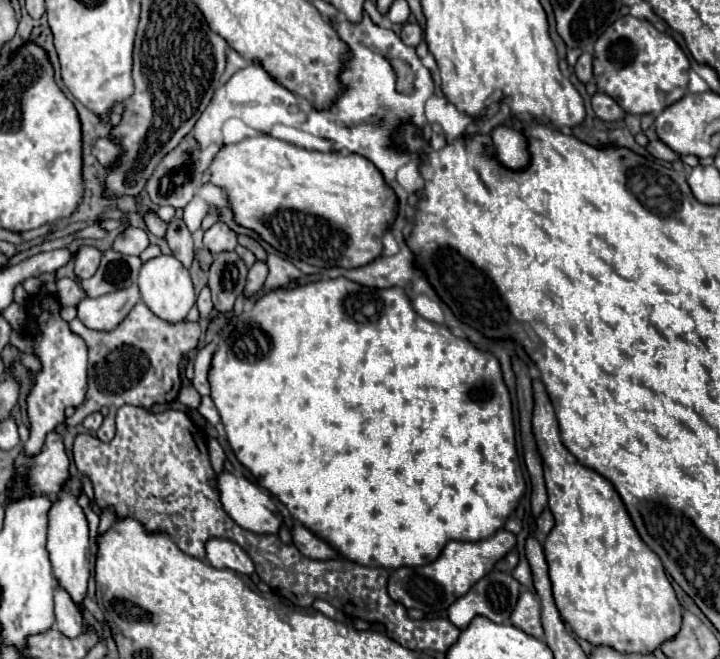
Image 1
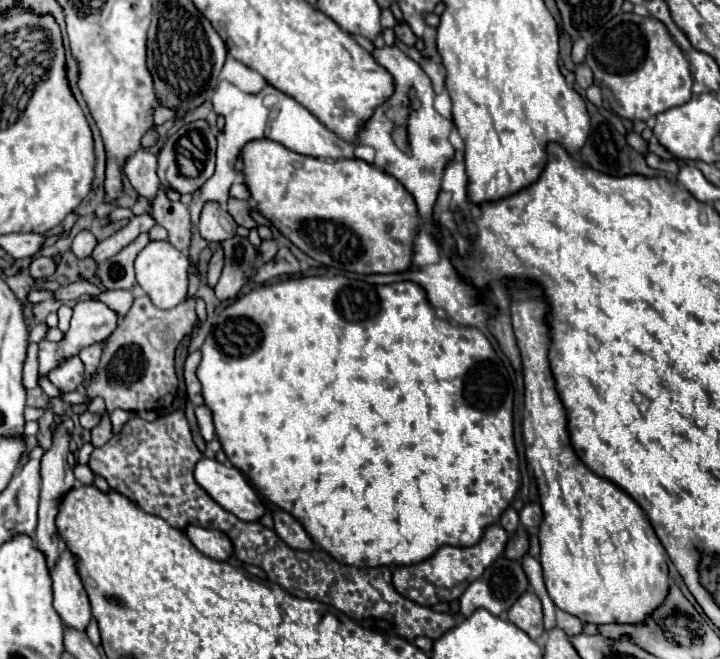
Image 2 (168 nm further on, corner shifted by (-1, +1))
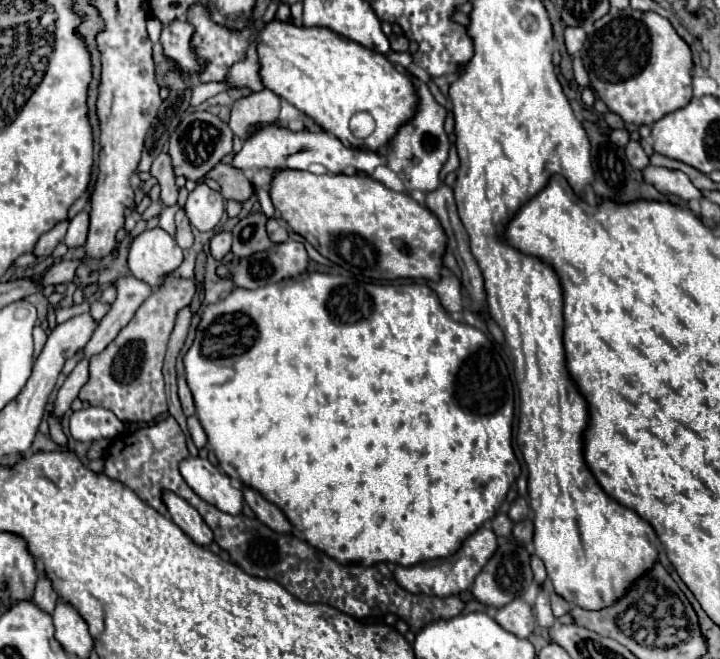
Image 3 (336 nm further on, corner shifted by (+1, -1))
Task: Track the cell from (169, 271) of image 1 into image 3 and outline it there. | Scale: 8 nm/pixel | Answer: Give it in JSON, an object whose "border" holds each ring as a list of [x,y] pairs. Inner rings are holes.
{"border":[[[153,228],[141,232],[129,248],[129,272],[149,284],[159,288],[167,276],[171,276],[183,262],[183,250],[177,242],[163,230]]]}

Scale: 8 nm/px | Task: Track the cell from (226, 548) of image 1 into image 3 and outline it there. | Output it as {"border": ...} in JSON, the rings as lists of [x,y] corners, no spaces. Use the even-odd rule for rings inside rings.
{"border":[[[165,492],[163,494],[163,500],[167,504],[167,510],[169,510],[169,516],[171,520],[199,546],[209,546],[213,542],[213,532],[211,528],[203,522],[203,518],[199,516],[199,512],[189,506],[183,498],[179,498],[177,494],[171,494],[171,492]]]}

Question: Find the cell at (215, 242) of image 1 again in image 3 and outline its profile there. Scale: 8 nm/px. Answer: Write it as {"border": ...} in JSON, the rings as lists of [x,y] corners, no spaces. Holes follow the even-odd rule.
{"border":[[[197,184],[197,188],[187,198],[185,212],[191,220],[191,226],[195,226],[199,232],[209,232],[221,222],[221,216],[225,212],[225,200],[209,186]]]}

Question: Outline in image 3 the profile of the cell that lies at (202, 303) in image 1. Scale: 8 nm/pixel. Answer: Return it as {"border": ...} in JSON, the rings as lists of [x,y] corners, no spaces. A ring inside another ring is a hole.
{"border":[[[221,232],[211,240],[211,256],[221,262],[231,250],[231,232]]]}

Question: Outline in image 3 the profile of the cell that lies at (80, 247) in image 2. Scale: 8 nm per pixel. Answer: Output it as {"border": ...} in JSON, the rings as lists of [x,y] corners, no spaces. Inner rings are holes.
{"border":[[[79,212],[71,222],[69,222],[69,230],[65,236],[65,244],[69,248],[77,248],[77,246],[85,246],[87,242],[87,232],[89,232],[89,214],[87,212]]]}

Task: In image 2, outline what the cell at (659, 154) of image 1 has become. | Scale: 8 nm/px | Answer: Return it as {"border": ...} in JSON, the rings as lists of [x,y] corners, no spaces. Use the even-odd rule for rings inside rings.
{"border":[[[633,130],[627,132],[627,144],[629,144],[633,150],[637,150],[639,154],[647,152],[647,142],[641,138],[641,134],[637,134],[637,132],[633,132]]]}

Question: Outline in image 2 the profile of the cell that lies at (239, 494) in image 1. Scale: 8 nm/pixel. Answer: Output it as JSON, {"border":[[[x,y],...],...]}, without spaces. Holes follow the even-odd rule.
{"border":[[[201,458],[195,470],[197,484],[205,488],[205,492],[209,492],[209,496],[227,512],[245,522],[255,522],[265,514],[257,494],[247,480],[243,480],[243,474],[237,468],[225,466],[215,458]]]}

